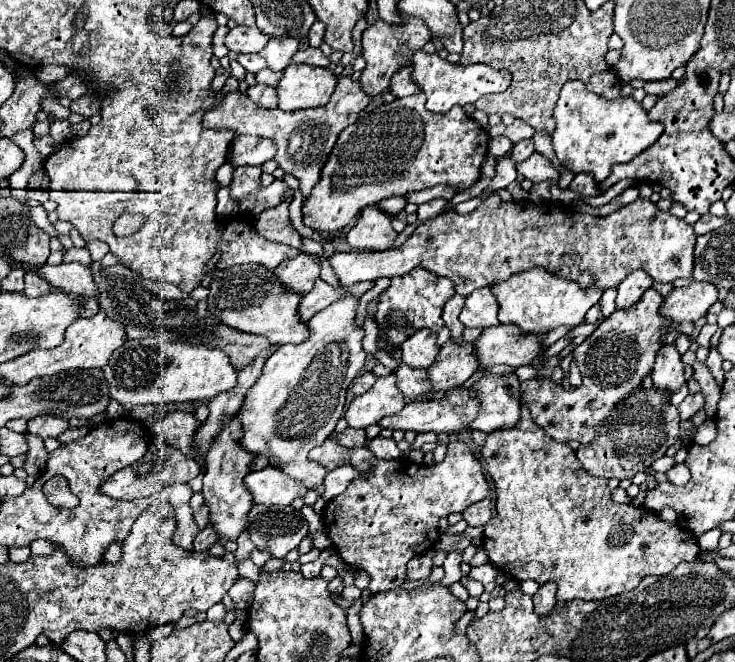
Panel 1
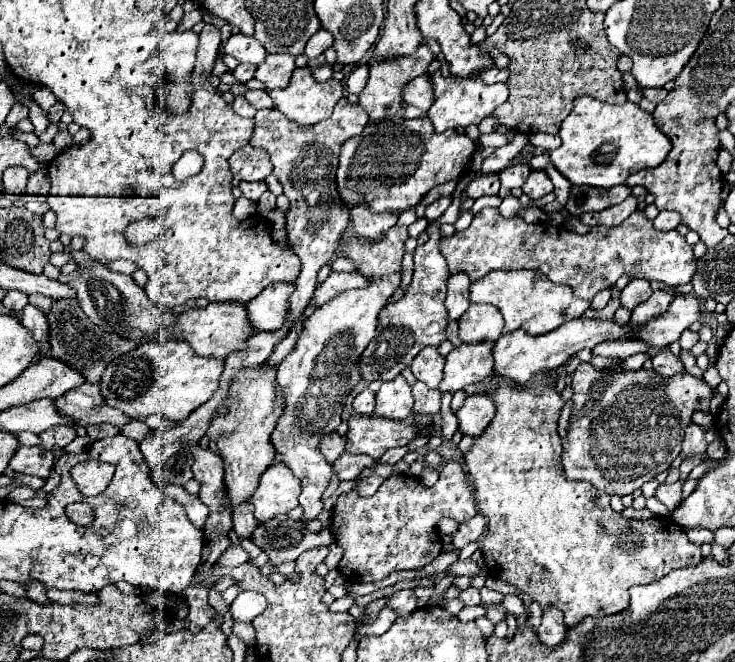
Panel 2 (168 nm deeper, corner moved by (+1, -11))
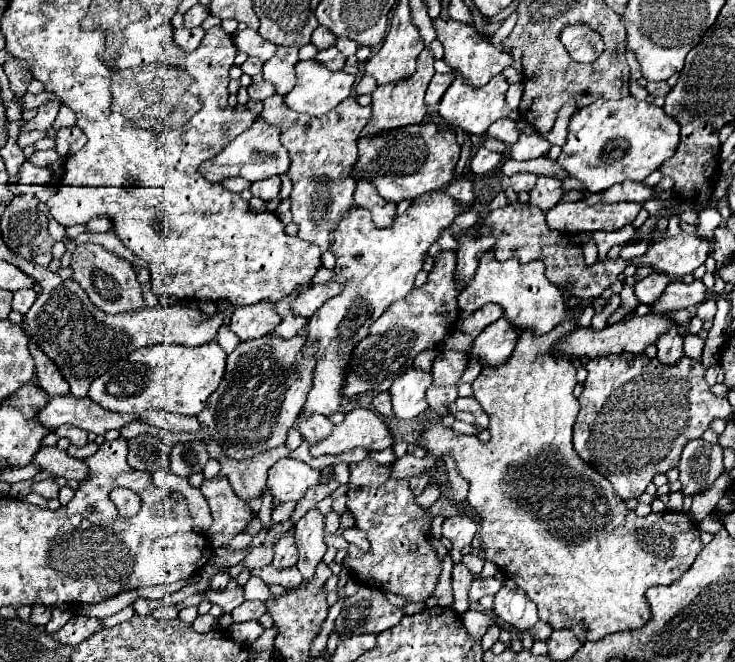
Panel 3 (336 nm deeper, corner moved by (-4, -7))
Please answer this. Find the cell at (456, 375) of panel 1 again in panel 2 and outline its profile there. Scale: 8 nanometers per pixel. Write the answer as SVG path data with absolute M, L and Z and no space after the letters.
M494 342L460 344L454 348L444 366L444 380L440 392L458 392L468 384L480 382L494 372Z

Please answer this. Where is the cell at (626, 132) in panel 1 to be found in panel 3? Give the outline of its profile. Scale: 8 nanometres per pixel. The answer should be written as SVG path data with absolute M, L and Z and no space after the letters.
M635 96L621 100L603 100L579 108L569 122L569 136L561 148L557 164L585 184L589 192L603 192L625 180L643 182L679 144L679 124L663 112L663 108L641 102Z

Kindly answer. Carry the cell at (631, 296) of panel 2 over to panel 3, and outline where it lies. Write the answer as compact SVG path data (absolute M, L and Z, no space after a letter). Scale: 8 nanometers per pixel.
M653 272L653 274L649 274L647 278L643 278L643 280L639 280L635 284L635 296L639 298L641 304L649 304L651 306L661 296L661 292L665 290L665 286L669 282L671 282L669 276Z

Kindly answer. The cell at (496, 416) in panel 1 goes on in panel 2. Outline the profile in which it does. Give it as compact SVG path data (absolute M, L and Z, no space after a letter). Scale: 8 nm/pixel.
M484 394L468 396L464 406L456 412L456 416L460 420L460 430L464 434L478 438L482 434L482 430L486 430L486 426L494 418L494 412L496 412L496 408L494 408L494 402L490 400L490 396L484 396Z

